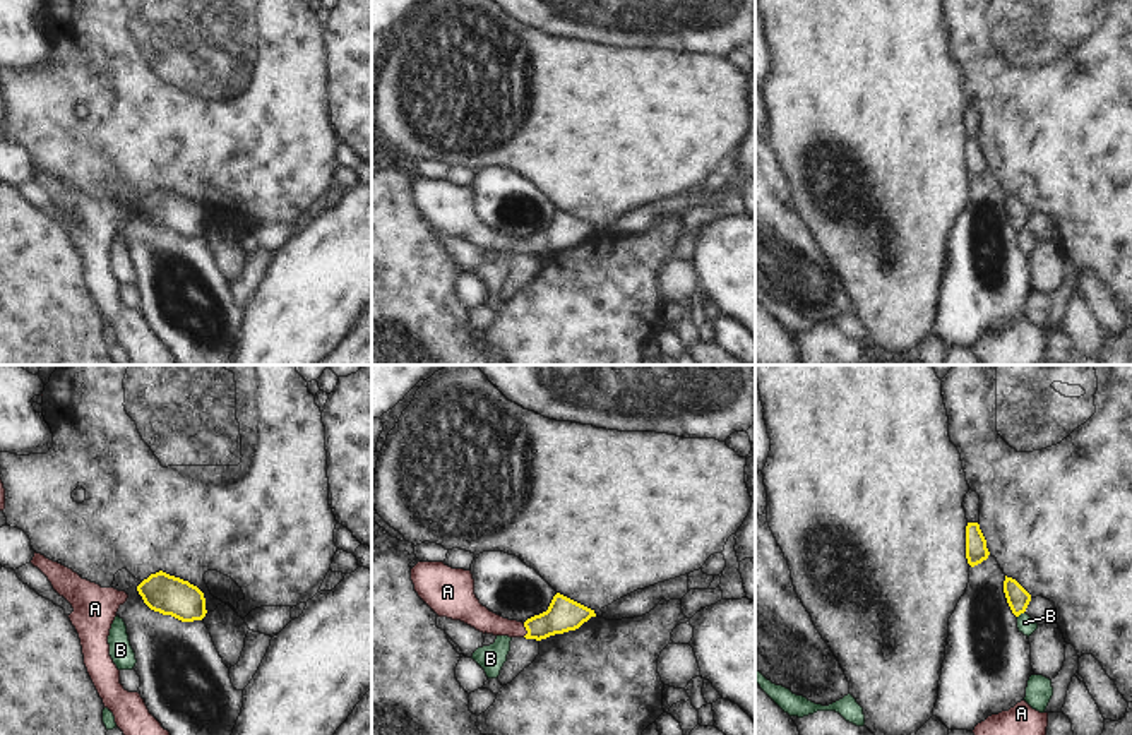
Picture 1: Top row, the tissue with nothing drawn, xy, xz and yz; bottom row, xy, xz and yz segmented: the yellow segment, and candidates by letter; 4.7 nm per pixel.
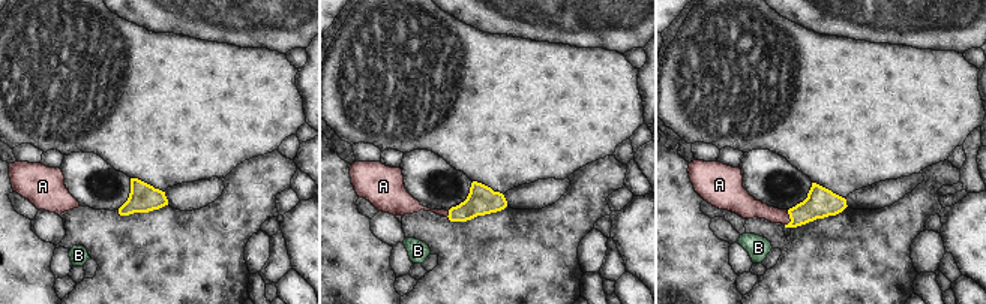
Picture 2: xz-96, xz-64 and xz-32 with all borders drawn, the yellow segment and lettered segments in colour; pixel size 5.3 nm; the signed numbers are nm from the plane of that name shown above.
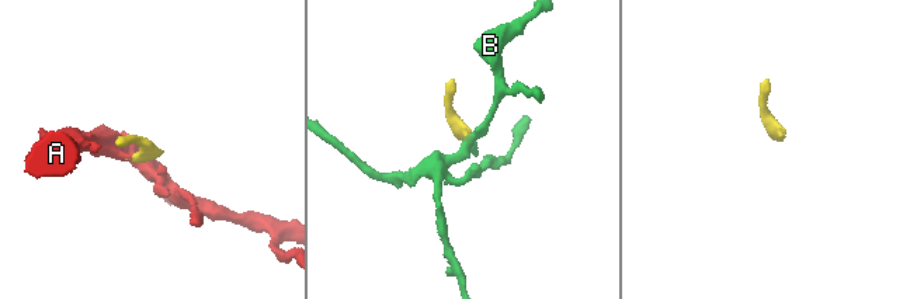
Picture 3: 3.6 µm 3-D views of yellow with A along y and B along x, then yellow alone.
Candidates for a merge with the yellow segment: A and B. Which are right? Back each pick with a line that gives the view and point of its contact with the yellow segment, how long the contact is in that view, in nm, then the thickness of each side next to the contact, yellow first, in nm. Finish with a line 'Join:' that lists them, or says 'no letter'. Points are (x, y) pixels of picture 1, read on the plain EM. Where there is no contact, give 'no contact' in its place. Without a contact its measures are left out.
A: contact xz (526, 245); length 60 nm; calibres 160 and 120 nm
Join: A

